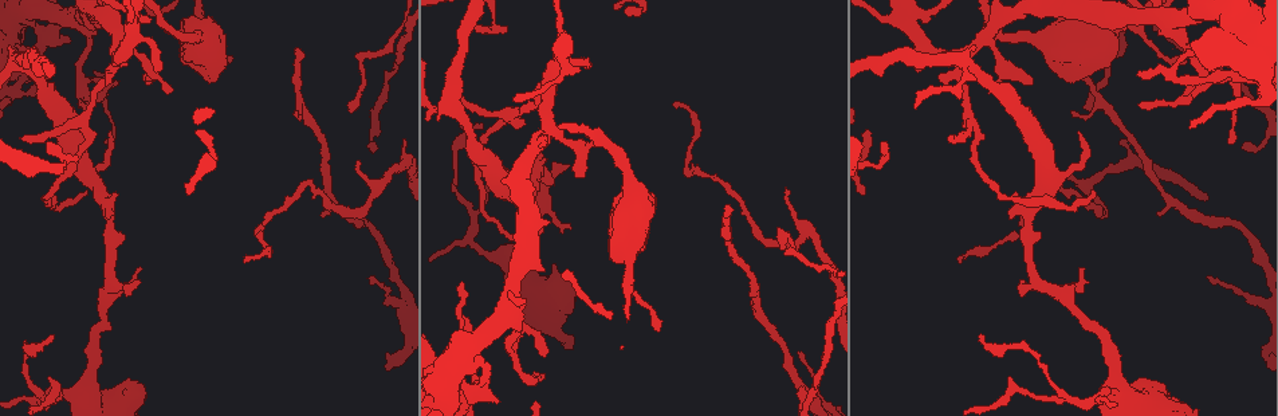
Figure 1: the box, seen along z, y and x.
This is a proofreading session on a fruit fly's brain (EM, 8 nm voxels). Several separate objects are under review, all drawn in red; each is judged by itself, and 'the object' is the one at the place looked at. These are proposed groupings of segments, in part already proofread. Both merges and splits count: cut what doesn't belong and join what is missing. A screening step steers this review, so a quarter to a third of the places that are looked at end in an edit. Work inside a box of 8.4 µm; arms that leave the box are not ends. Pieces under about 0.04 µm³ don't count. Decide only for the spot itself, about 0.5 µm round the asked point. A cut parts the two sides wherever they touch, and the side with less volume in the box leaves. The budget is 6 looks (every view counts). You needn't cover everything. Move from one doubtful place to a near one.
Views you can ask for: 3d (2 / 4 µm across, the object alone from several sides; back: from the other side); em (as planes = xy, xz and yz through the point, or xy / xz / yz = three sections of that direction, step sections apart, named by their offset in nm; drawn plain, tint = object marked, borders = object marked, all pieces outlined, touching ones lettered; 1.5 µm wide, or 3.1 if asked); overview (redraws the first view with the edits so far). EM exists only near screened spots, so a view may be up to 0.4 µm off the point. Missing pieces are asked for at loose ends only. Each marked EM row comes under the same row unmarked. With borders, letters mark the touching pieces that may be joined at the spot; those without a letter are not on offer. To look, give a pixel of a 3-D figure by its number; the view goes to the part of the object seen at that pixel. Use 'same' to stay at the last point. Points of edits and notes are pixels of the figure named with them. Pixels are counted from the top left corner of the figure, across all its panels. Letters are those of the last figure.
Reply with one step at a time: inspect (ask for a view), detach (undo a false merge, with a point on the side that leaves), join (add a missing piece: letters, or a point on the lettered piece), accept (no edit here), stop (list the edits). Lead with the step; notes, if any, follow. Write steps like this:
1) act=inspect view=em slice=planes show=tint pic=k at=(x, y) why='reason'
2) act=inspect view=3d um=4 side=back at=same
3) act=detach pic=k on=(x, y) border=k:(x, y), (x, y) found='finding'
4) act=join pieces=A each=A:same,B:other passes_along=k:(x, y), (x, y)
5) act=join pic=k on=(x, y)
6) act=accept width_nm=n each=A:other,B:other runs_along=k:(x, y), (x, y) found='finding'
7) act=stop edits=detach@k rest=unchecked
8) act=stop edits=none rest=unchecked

act=inspect view=3d um=4 pic=1 at=(360, 210) why='sharp bend'

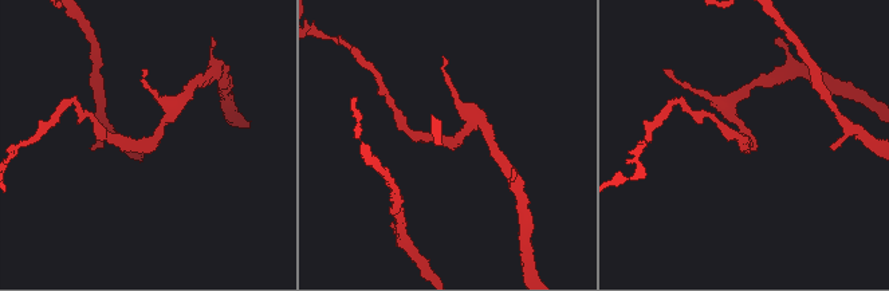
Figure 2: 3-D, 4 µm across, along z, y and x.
act=inspect view=em slice=yz step=4 show=tint pic=2 at=(453, 144) why='shape alone is not enough'

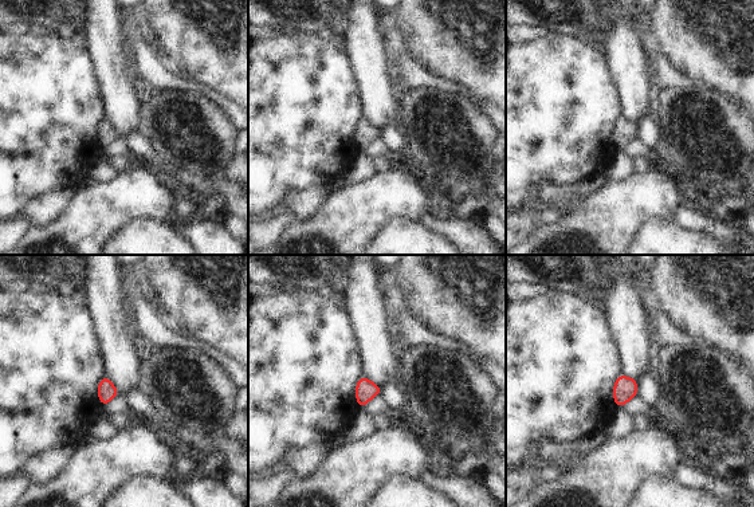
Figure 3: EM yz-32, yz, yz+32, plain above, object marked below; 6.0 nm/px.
act=inspect view=em slice=planes show=borders at=same why='cut it another way'

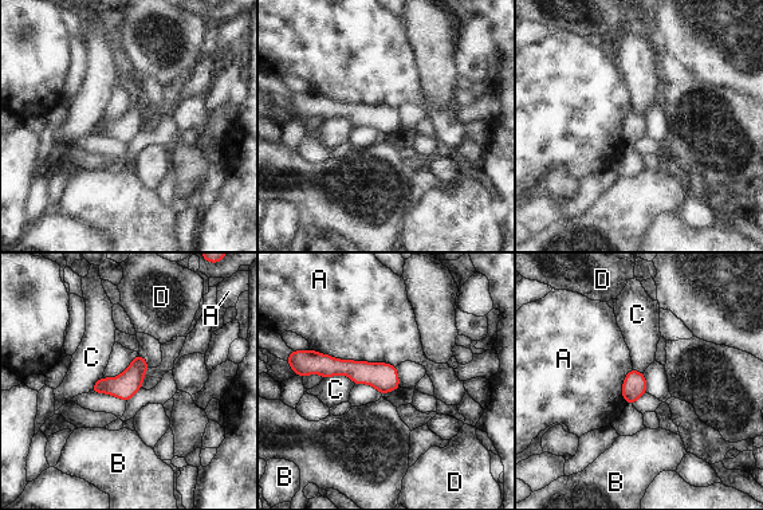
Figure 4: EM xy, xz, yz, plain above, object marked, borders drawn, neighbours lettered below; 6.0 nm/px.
act=accept longest_contact=A:550nm each=A:other,B:other,C:other,D:other runs_along=4:(307, 367), (346, 367), (396, 385) found='all the same neuron'

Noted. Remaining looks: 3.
act=inspect view=em slice=xz step=4 show=borders pic=1 at=(294, 111) why='free end'

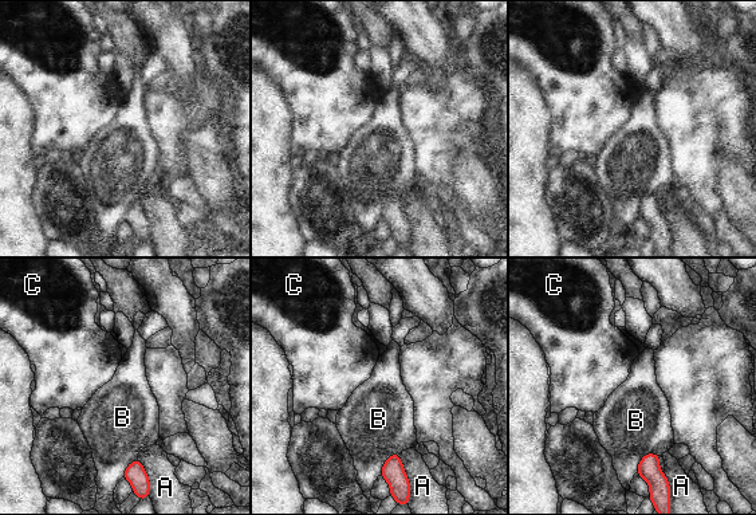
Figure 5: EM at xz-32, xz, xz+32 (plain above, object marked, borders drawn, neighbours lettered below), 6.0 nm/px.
act=inspect view=em slice=planes show=borders at=same

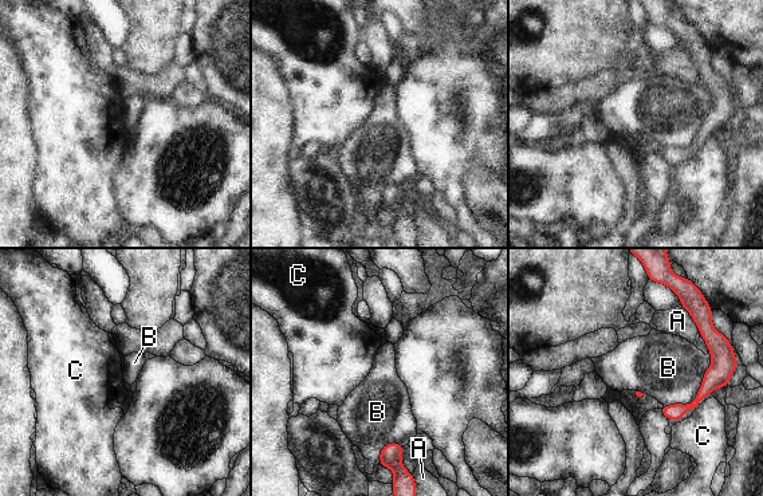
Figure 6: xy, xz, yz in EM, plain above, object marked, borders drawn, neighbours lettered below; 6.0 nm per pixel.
act=accept longest_contact=B:440nm each=A:other,B:other,C:other found='no lettered piece goes on from it'

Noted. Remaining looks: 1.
act=stop edits=none rest=unchecked

